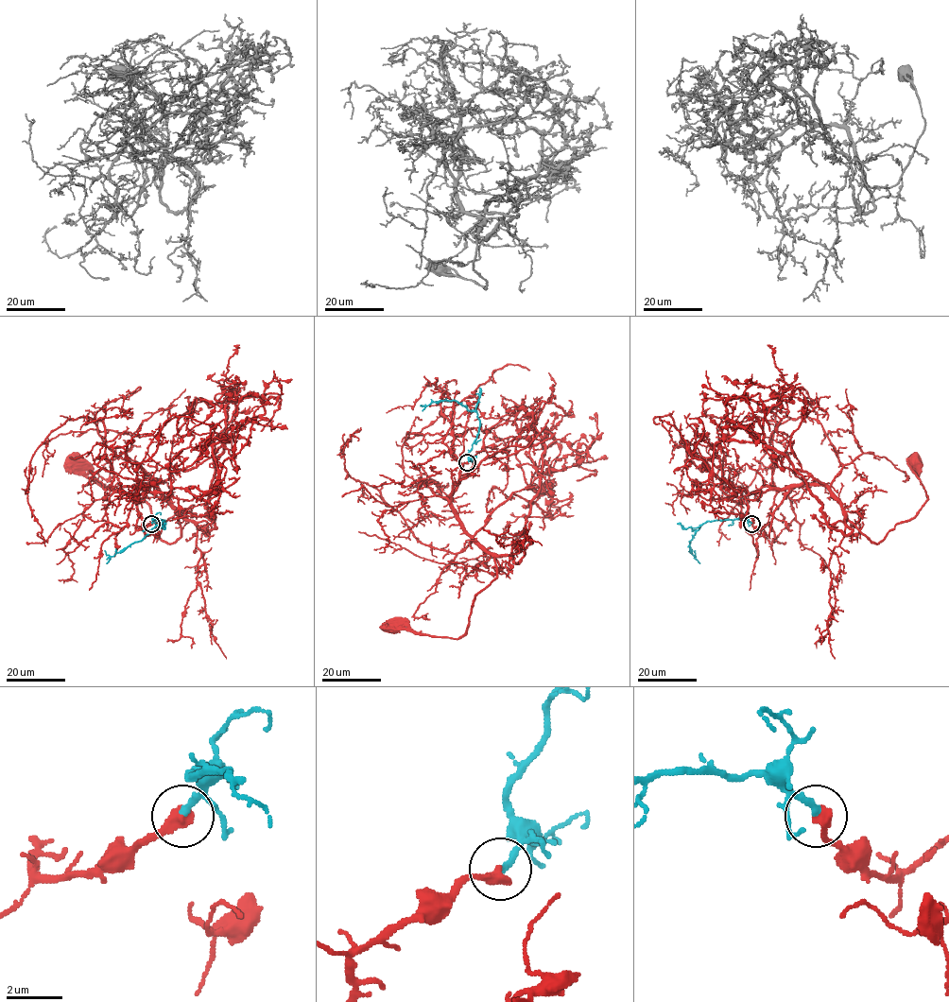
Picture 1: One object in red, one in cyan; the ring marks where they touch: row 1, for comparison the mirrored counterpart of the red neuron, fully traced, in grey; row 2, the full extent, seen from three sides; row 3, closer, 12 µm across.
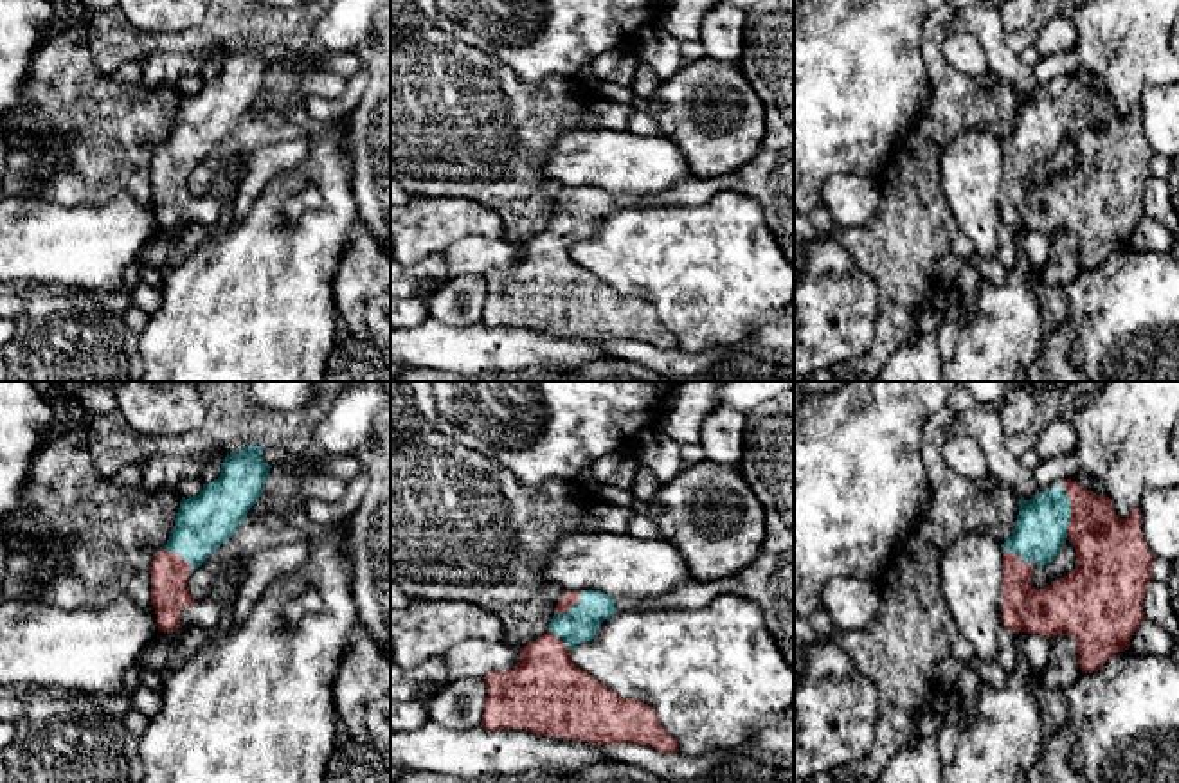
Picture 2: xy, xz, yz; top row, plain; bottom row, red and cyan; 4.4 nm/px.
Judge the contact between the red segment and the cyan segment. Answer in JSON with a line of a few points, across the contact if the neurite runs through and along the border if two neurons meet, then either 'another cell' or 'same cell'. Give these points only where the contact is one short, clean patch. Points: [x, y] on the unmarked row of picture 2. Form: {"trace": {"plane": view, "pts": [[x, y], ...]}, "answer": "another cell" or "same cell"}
{"answer": "same cell"}

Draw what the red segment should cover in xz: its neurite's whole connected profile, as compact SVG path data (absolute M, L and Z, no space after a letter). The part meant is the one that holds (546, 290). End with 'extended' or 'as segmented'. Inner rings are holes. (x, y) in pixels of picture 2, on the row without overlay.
M601 187L565 189L549 220L551 229L522 243L513 266L488 268L482 274L488 293L481 322L488 328L526 326L598 342L637 340L662 351L677 349L677 337L659 320L652 302L619 293L571 256L569 247L592 238L599 221L616 209L616 196Z; extended

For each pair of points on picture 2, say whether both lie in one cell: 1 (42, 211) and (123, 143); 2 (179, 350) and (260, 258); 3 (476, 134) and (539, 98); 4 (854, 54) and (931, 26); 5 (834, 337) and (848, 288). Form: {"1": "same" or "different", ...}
{"1": "different", "2": "same", "3": "same", "4": "different", "5": "same"}

